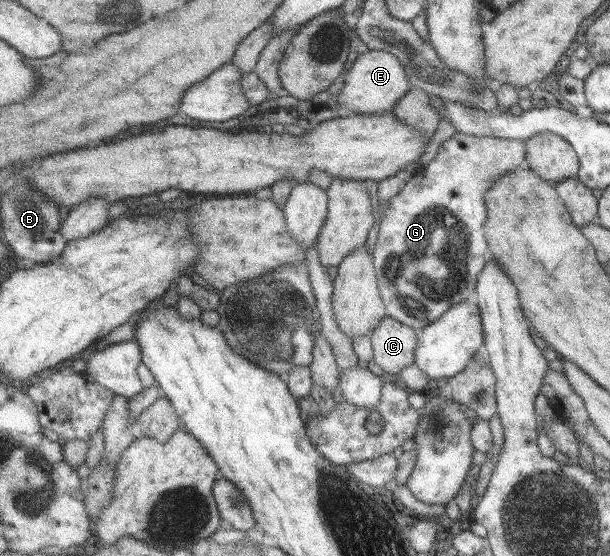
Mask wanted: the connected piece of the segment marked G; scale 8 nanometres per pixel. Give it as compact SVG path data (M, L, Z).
M456 131L449 139L439 144L437 153L434 158L424 167L420 168L404 184L402 190L392 196L387 201L387 207L381 211L381 223L377 231L377 239L373 247L373 266L377 275L378 294L381 294L382 304L385 306L385 317L392 318L396 322L400 322L402 326L408 326L415 332L419 332L424 326L438 320L440 316L450 306L466 300L470 304L475 302L475 282L478 273L482 270L485 263L483 255L486 253L486 238L484 238L484 222L486 222L487 214L485 207L485 194L491 189L494 181L498 180L502 175L508 174L516 169L516 167L525 158L525 141L516 141L501 139L496 137L474 136Z

